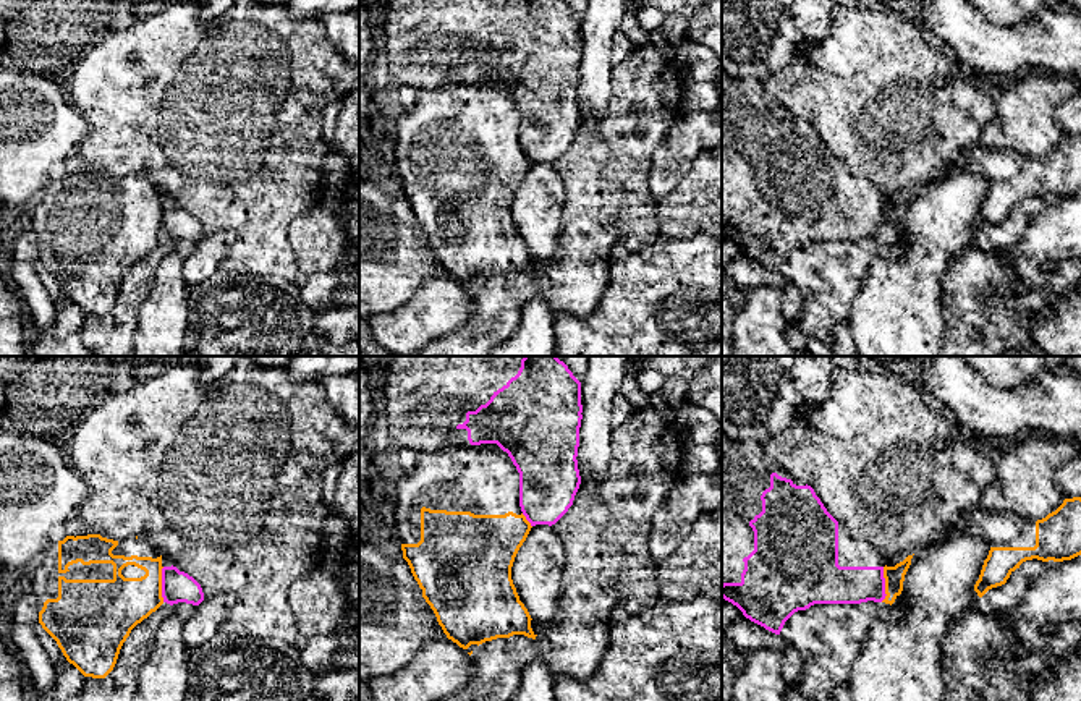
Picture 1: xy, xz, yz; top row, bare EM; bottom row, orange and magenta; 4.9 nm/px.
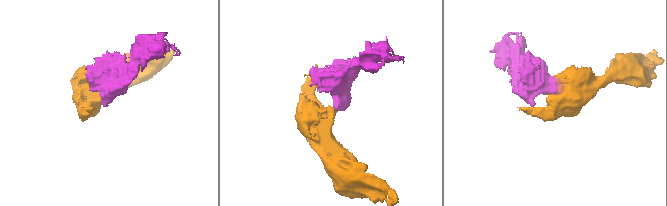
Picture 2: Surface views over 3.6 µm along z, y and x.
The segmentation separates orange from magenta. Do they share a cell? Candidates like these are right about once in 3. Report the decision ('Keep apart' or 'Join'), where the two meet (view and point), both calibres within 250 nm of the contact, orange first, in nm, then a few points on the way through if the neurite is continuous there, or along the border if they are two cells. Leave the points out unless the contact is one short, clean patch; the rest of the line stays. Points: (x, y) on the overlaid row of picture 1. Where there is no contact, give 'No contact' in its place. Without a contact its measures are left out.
Keep apart. Touches orange at xy (161, 585). Thickness 280 nm (orange) against 160 nm. Boundary: xy (164, 567), (162, 601)

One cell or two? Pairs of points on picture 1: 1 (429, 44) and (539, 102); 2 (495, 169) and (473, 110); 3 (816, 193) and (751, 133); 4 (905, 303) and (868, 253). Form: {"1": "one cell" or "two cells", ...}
{"1": "one cell", "2": "one cell", "3": "one cell", "4": "two cells"}

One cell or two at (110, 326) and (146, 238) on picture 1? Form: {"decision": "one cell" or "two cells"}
{"decision": "two cells"}

